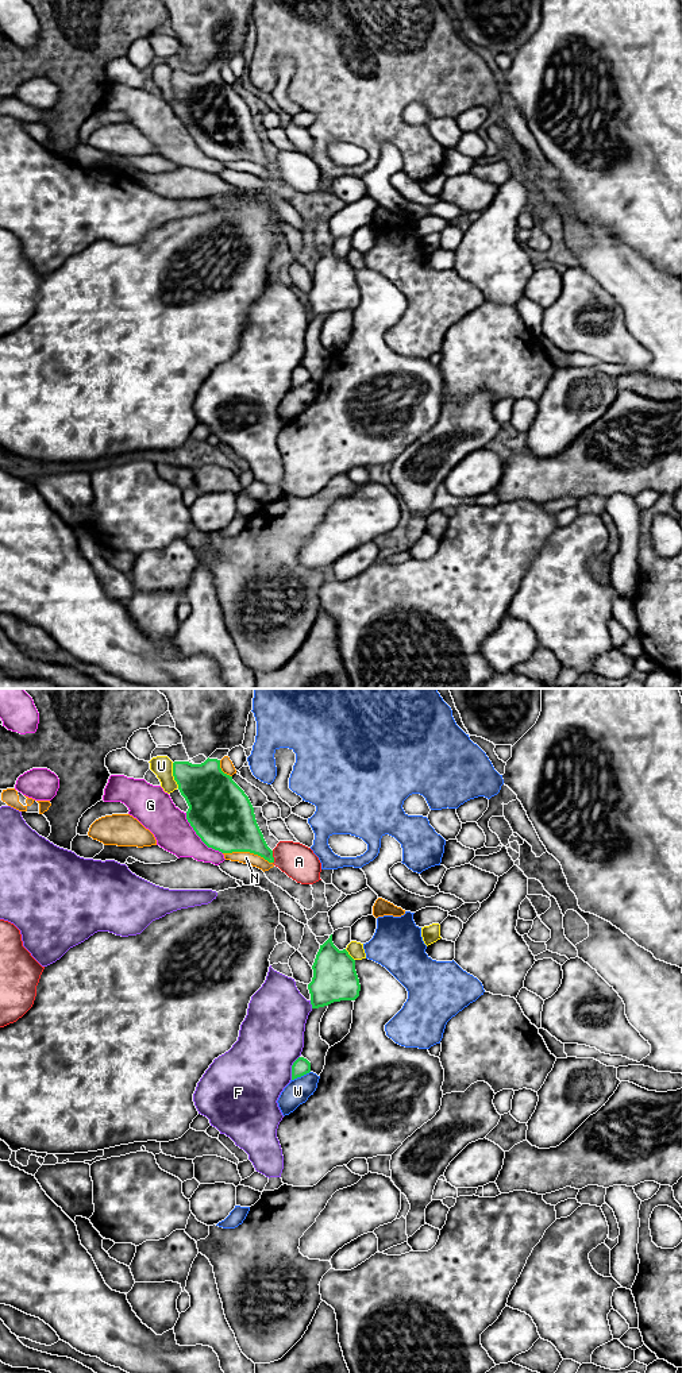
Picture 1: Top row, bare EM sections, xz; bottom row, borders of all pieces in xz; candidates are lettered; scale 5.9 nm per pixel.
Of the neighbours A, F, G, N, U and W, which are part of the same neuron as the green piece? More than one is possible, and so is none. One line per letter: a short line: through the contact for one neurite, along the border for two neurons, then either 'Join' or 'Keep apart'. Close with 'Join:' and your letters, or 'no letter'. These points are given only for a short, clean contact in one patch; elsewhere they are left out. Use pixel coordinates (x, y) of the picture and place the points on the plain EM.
A: Keep apart
F: Keep apart
G: Keep apart
N: Keep apart
U: Keep apart
W: Line: xz (309, 380), (292, 389). Keep apart
Join: no letter

